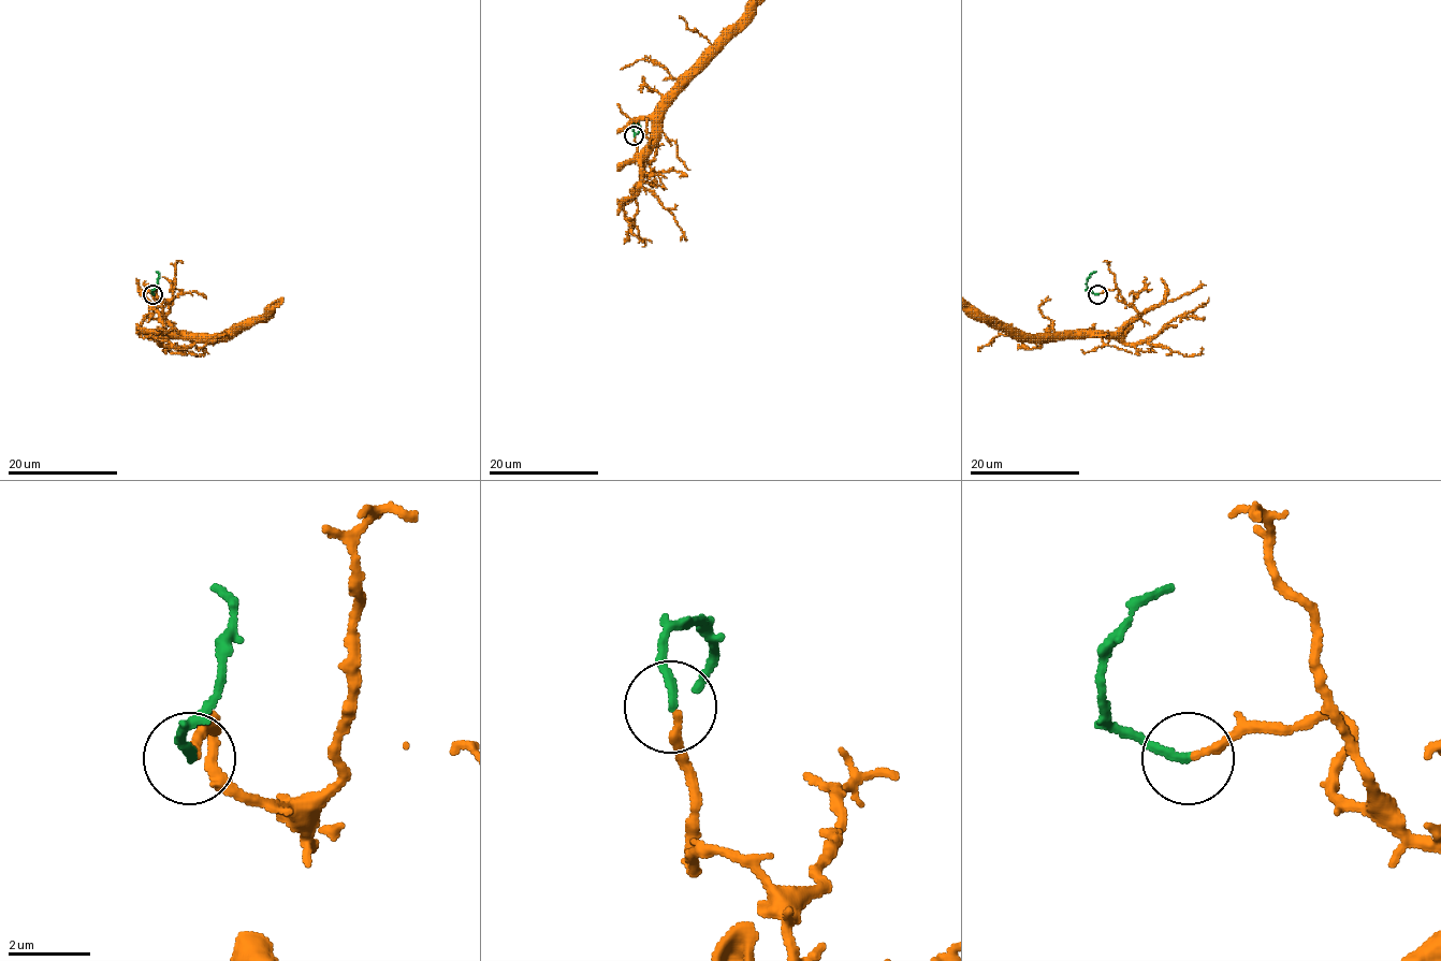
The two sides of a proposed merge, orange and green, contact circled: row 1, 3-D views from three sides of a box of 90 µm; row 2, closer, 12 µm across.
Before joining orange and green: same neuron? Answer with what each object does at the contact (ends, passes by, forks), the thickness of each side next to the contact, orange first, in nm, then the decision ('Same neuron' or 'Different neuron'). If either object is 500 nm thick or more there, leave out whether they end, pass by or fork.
At the ring orange ends. At the ring green ends. Thickness 200 nm (orange) against 200 nm. Same neuron

